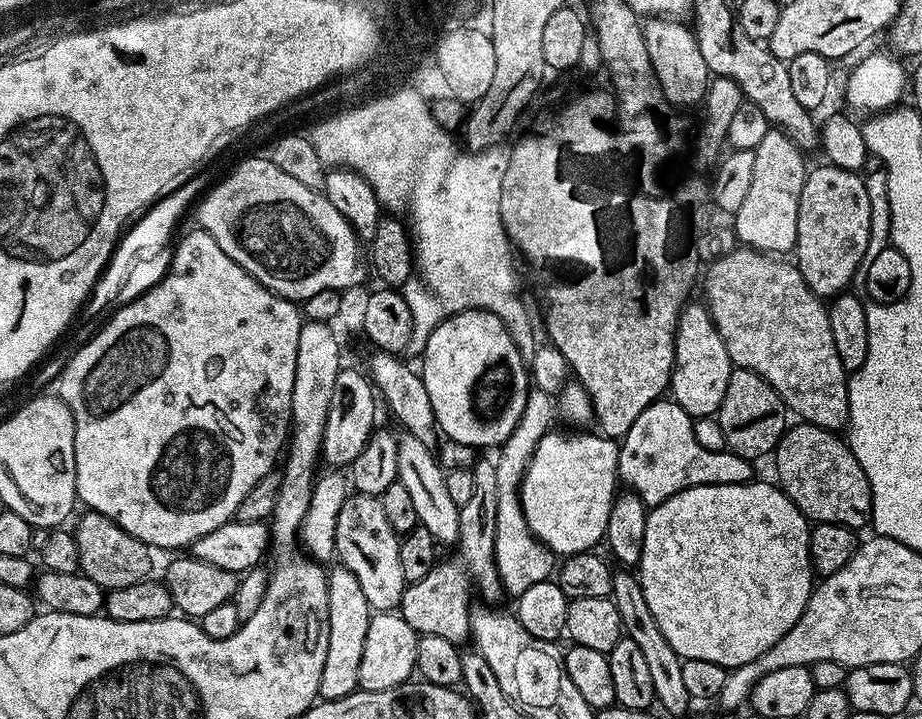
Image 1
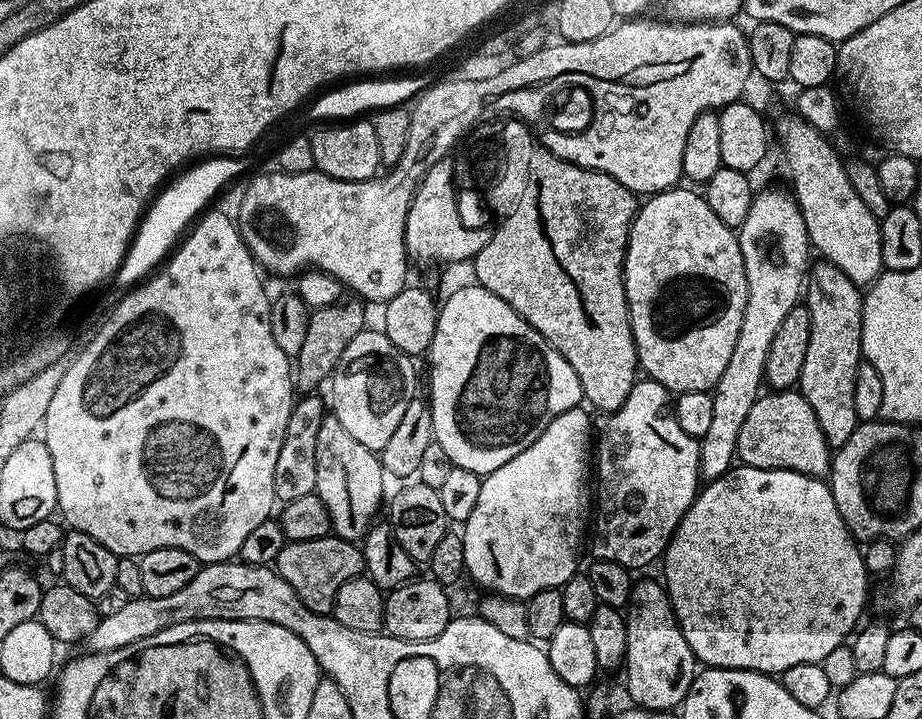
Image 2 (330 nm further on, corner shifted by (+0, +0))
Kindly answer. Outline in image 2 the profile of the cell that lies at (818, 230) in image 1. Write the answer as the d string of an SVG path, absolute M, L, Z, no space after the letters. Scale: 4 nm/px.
M827 262L813 263L806 280L806 307L810 314L810 346L806 346L806 362L798 391L810 402L822 434L826 434L828 447L835 450L854 434L858 423L854 410L854 378L862 363L862 322L864 296L861 285L850 282L838 266Z

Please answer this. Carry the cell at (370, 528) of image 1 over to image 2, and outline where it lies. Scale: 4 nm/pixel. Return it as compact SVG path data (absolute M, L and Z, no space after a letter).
M325 415L321 429L318 430L316 447L318 478L316 479L316 496L322 498L330 514L332 532L344 540L363 541L364 535L372 527L376 516L381 515L380 499L384 496L386 473L380 465L377 453L371 452L362 442L356 441L338 422L334 415Z

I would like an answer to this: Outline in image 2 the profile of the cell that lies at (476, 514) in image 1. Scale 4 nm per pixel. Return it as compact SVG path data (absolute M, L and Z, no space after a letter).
M329 534L314 538L310 542L285 543L274 567L278 575L290 582L294 594L298 594L306 607L321 614L328 614L332 611L332 603L340 587L347 580L352 580L364 572L364 554L359 543Z

